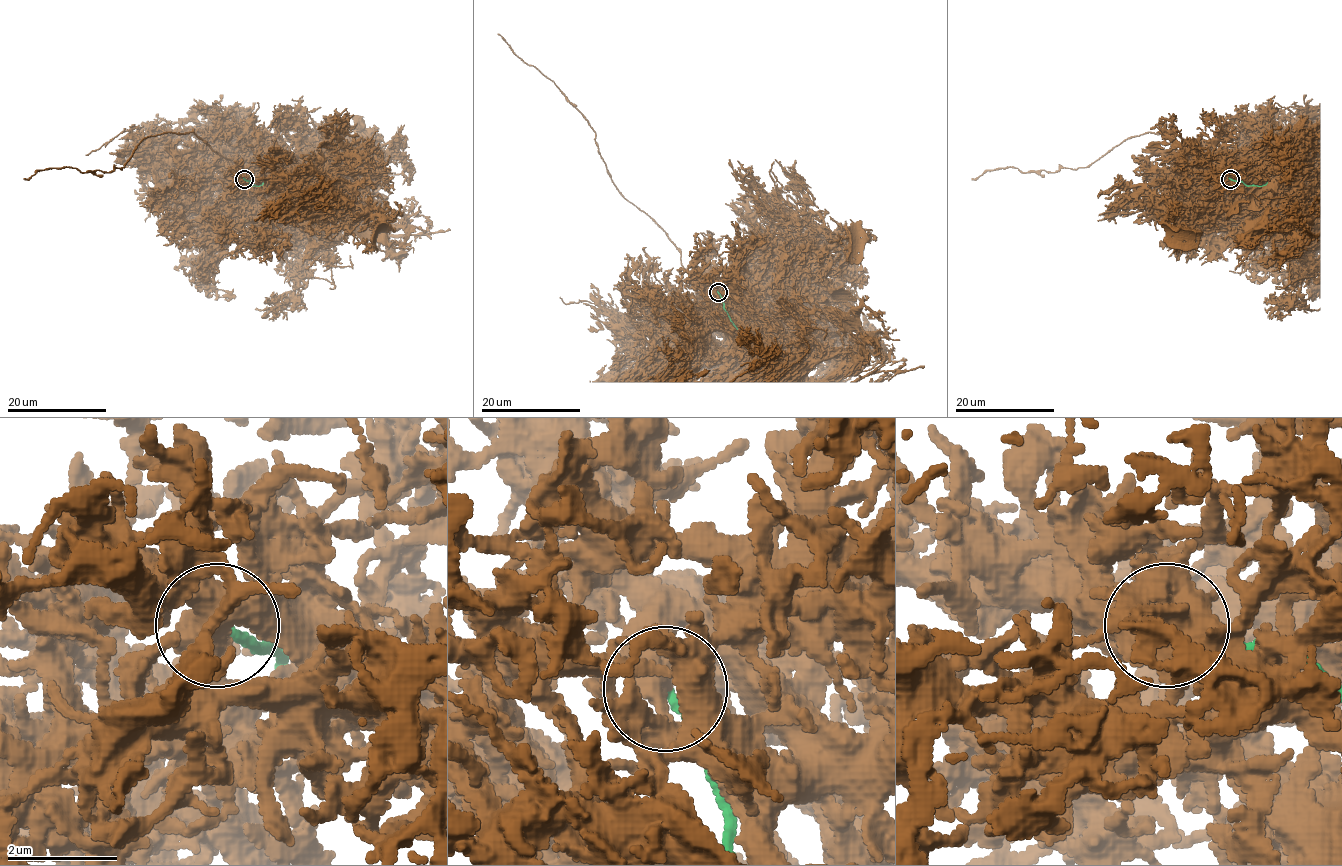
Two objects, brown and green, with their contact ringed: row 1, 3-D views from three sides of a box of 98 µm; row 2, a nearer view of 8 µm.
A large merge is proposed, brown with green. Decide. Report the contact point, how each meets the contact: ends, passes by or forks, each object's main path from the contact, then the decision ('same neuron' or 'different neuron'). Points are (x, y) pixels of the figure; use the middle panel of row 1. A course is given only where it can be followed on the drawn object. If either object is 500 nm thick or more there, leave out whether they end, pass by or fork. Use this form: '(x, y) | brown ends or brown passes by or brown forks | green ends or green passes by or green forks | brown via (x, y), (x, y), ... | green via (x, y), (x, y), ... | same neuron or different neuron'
(718, 292) | brown passes by | green ends | brown via (718, 291), (708, 291), (706, 299), (701, 294), (683, 267), (678, 247), (611, 180), (589, 120), (497, 34) | green via (717, 292), (737, 329) | different neuron

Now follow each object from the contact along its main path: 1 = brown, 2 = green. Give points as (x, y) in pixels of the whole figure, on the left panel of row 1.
1: (244, 180), (234, 180), (232, 162), (192, 133), (147, 135), (120, 170), (46, 167), (23, 177)
2: (243, 179), (251, 185), (263, 181)

